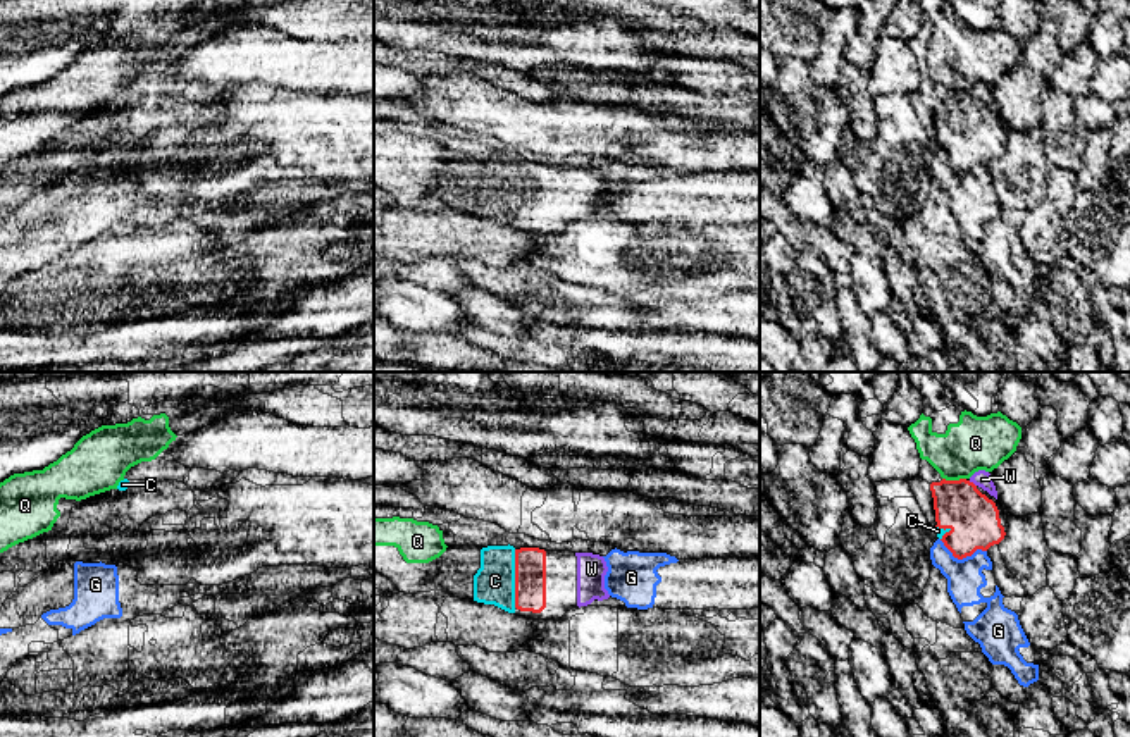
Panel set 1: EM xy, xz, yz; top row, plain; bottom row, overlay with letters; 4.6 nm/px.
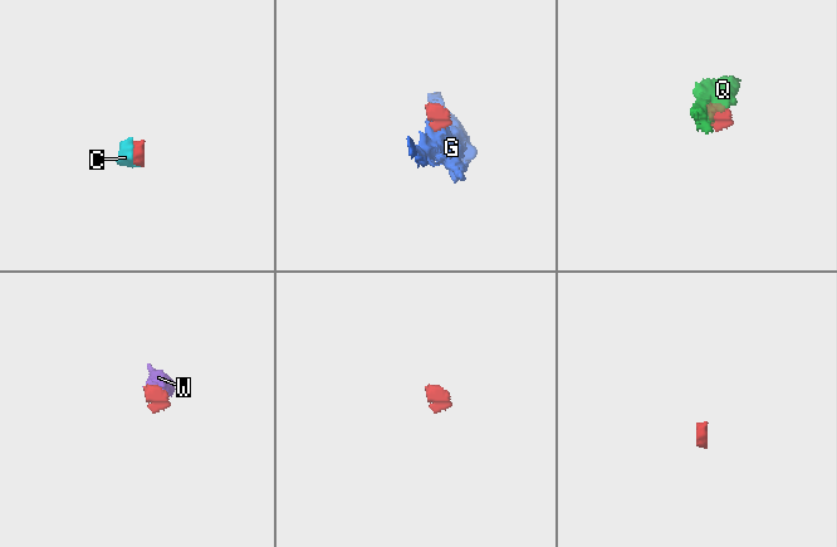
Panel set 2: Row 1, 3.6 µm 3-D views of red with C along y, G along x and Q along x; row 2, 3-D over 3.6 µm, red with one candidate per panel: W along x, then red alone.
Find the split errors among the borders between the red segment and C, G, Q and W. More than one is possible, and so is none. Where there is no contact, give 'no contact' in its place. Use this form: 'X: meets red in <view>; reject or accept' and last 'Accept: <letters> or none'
C: meets red in xz; accept
G: meets red in yz; reject
Q: meets red in yz; reject
W: meets red in yz; accept
Accept: C, W

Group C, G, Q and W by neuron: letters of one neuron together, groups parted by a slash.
C W / G / Q

